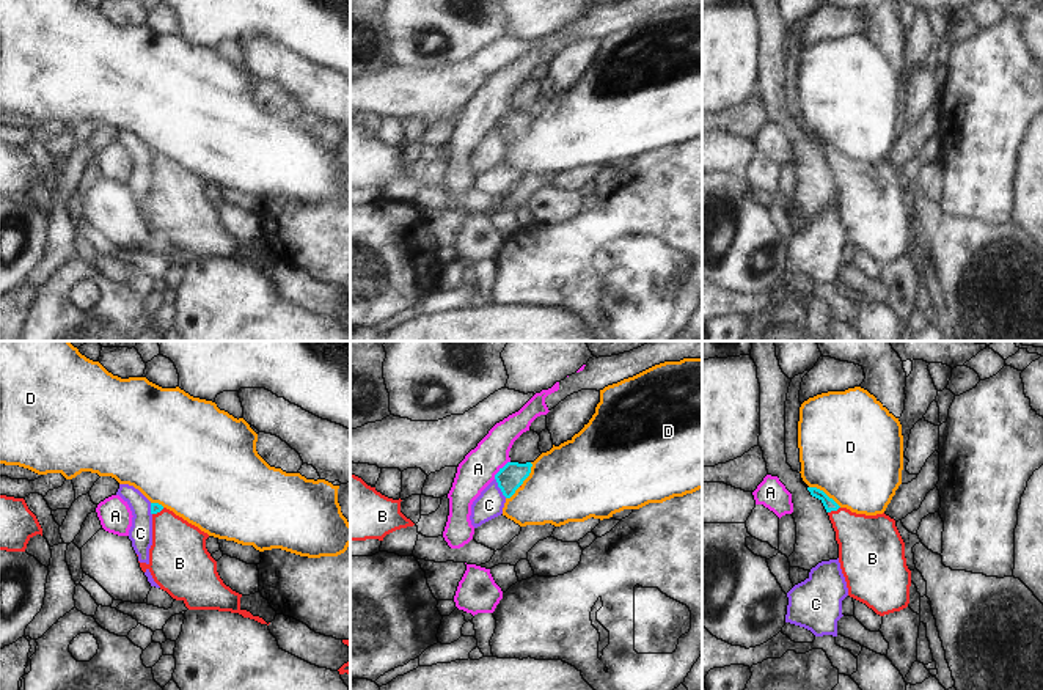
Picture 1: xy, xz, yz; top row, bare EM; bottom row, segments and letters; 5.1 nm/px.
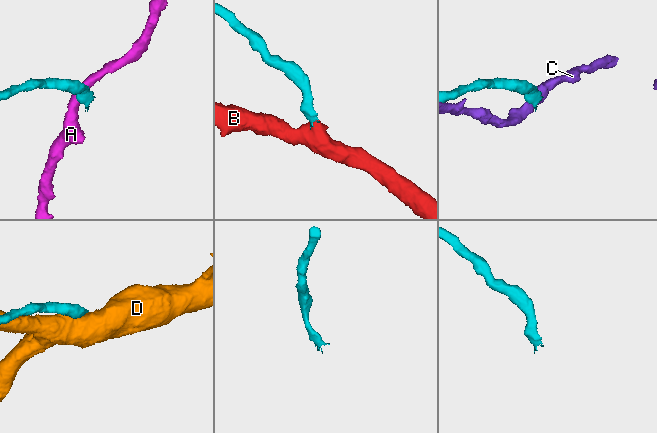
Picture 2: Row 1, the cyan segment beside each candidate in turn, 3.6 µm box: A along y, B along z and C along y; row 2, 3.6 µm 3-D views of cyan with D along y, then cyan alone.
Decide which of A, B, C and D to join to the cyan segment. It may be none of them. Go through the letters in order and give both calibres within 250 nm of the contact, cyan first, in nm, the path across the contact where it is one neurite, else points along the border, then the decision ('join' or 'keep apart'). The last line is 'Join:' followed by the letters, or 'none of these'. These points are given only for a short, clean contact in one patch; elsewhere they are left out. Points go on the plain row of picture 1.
A: 140/180 nm | along xz (509, 109), (494, 126) | keep apart
B: 70/300 nm | across yz (830, 153), (833, 157), (867, 192) | join
C: 140/140 nm | keep apart
D: 140/400 nm | keep apart
Join: B

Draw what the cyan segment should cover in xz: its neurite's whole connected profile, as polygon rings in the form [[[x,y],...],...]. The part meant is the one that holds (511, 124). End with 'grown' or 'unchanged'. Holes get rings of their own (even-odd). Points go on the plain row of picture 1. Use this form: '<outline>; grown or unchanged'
[[[507,110],[503,116],[500,116],[500,119],[495,123],[495,127],[506,146],[511,146],[515,138],[523,132],[523,129],[531,121],[531,115],[531,110]]]; unchanged

